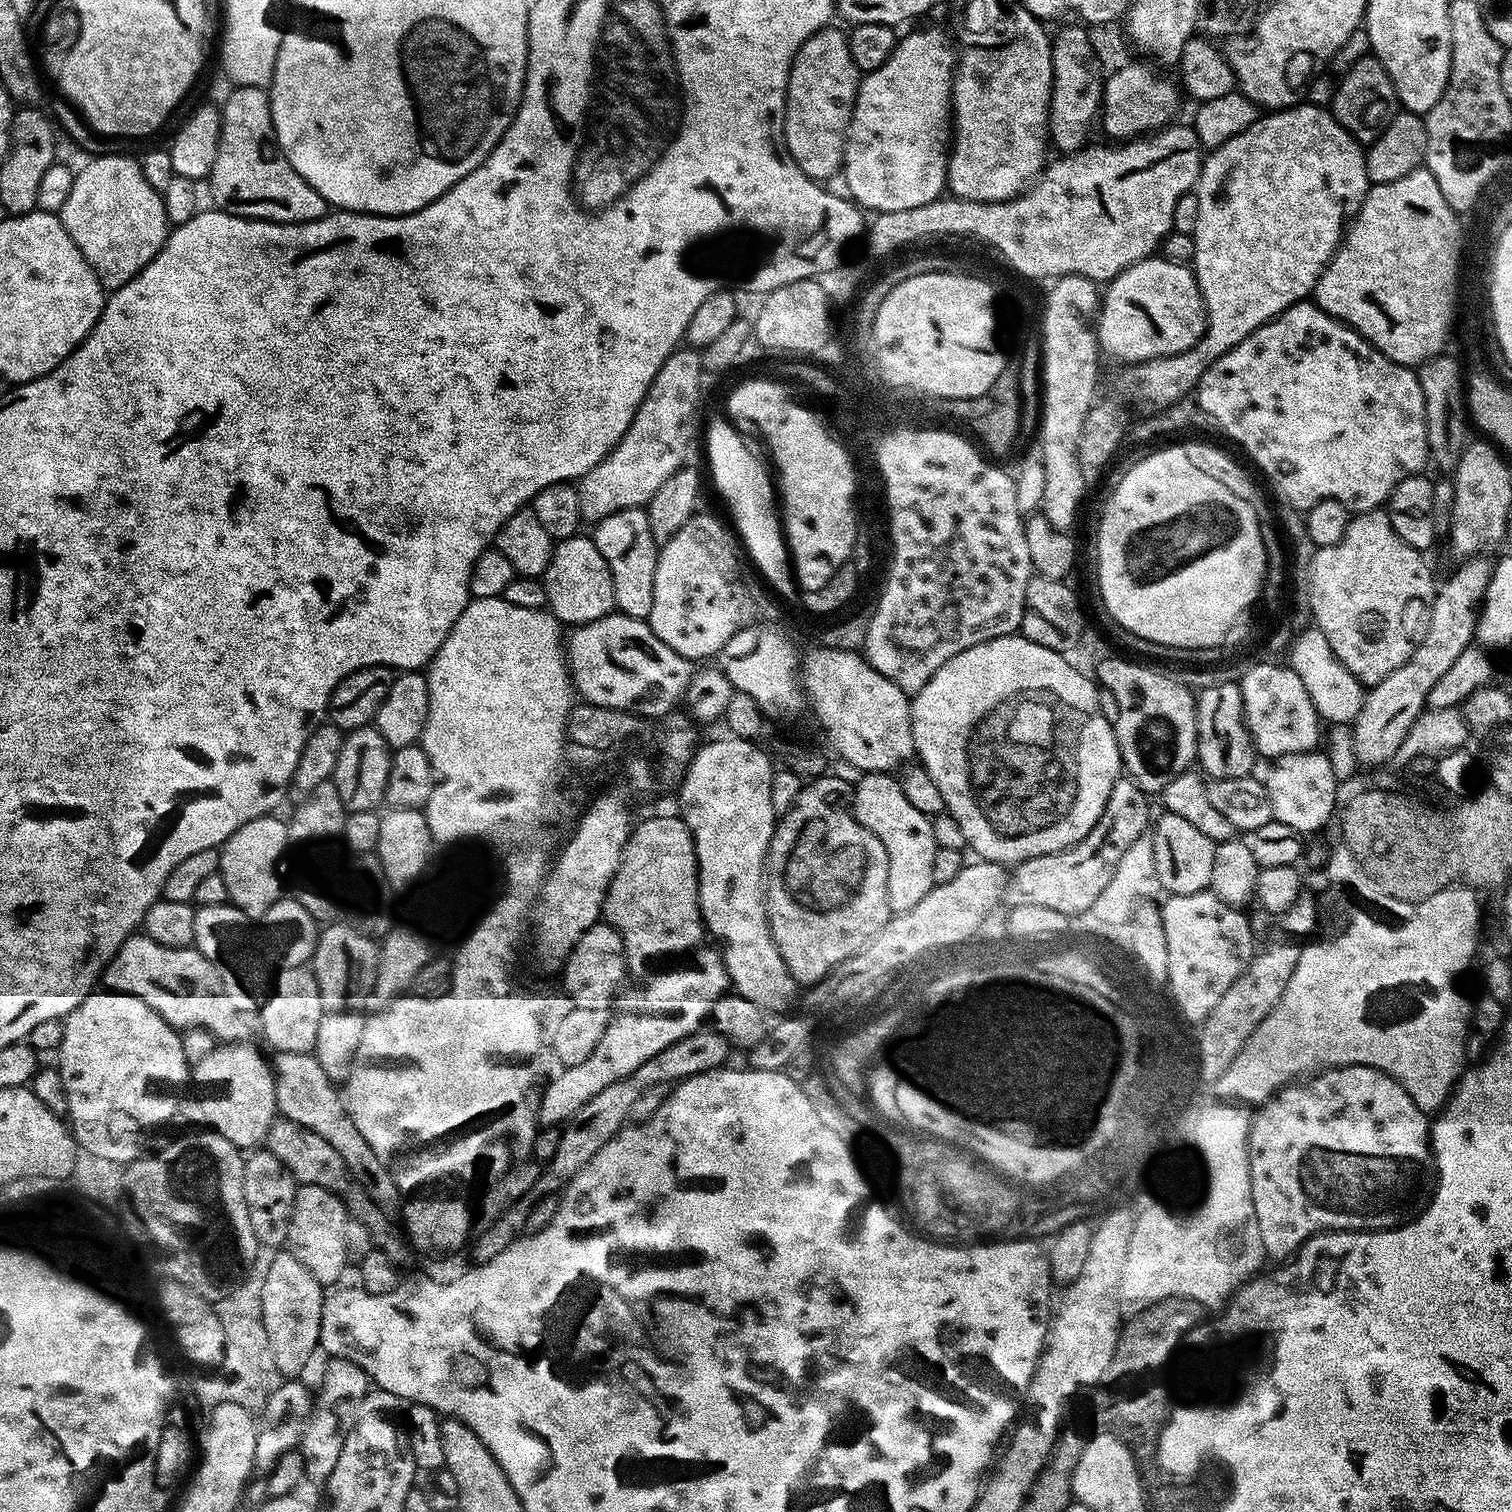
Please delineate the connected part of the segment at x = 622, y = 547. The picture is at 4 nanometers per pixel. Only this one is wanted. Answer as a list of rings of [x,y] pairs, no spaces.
[[[644,508],[618,510],[595,525],[594,539],[606,566],[610,566],[610,578],[614,578],[616,608],[635,620],[647,620],[650,606],[654,606],[654,570],[658,545],[651,534],[650,518]]]

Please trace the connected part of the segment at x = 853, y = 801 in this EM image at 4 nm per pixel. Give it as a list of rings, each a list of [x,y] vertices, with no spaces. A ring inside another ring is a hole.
[[[886,772],[861,775],[850,797],[850,811],[862,826],[866,826],[866,830],[875,834],[882,846],[886,846],[889,909],[897,913],[918,906],[918,902],[922,902],[934,887],[932,875],[937,846],[931,819],[910,804],[903,793],[901,781]]]

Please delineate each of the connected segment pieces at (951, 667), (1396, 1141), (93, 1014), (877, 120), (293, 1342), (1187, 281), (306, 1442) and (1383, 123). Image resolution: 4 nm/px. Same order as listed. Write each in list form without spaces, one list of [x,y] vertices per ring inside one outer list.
[[[1023,634],[994,638],[978,646],[970,646],[970,650],[962,650],[962,654],[950,658],[950,662],[937,670],[930,682],[926,682],[926,686],[922,686],[922,690],[915,693],[911,701],[912,733],[919,763],[928,772],[934,786],[941,791],[947,815],[952,816],[954,822],[958,822],[965,845],[969,849],[972,847],[980,855],[977,857],[981,861],[1015,866],[1030,858],[1074,847],[1078,841],[1086,838],[1086,834],[1090,834],[1090,830],[1094,830],[1098,818],[1102,818],[1102,810],[1110,798],[1114,782],[1121,779],[1122,765],[1113,721],[1108,720],[1098,706],[1097,685],[1091,679],[1088,681],[1068,659],[1065,653],[1038,646],[1027,640]]]
[[[1370,1066],[1329,1068],[1303,1083],[1281,1088],[1273,1099],[1255,1109],[1248,1134],[1248,1161],[1265,1257],[1287,1261],[1295,1257],[1305,1240],[1321,1232],[1383,1232],[1401,1223],[1400,1187],[1424,1159],[1429,1159],[1430,1120],[1412,1101],[1411,1091],[1394,1077]]]
[[[93,990],[80,1005],[71,1012],[64,1020],[64,1037],[62,1046],[58,1049],[58,1067],[62,1074],[64,1083],[64,1093],[68,1099],[67,1119],[70,1121],[70,1131],[76,1138],[76,1143],[81,1149],[90,1151],[91,1154],[98,1154],[101,1158],[108,1158],[113,1162],[122,1165],[129,1165],[145,1151],[144,1143],[148,1140],[148,1135],[155,1130],[159,1124],[164,1124],[176,1112],[176,1084],[188,1084],[190,1080],[190,1065],[186,1054],[182,1054],[181,1033],[175,1028],[171,1028],[164,1019],[146,1002],[142,1002],[133,996],[127,996],[121,992],[110,992],[107,990]]]
[[[920,28],[917,32],[912,32],[909,36],[901,35],[896,41],[896,49],[892,51],[890,58],[886,62],[882,62],[882,66],[878,70],[867,73],[861,79],[860,89],[856,95],[856,105],[852,111],[852,120],[848,123],[848,134],[844,142],[844,162],[842,171],[846,182],[850,182],[850,194],[852,200],[855,201],[861,209],[869,210],[879,214],[882,212],[893,212],[894,210],[910,210],[910,206],[922,206],[929,204],[931,200],[941,199],[942,193],[946,188],[948,179],[948,158],[950,155],[950,129],[952,123],[952,78],[957,53],[952,53],[953,45],[950,43],[950,36],[943,32],[940,28]]]
[[[280,1250],[273,1255],[270,1270],[266,1274],[266,1282],[262,1286],[262,1318],[270,1350],[274,1354],[276,1369],[281,1377],[298,1375],[307,1366],[308,1359],[318,1352],[325,1299],[325,1289],[314,1278],[314,1274],[310,1274],[310,1270],[306,1270],[306,1266],[302,1266],[302,1262],[298,1262],[298,1258],[292,1256],[291,1251]]]
[[[1163,258],[1139,260],[1137,264],[1132,264],[1115,276],[1105,288],[1108,289],[1105,292],[1103,289],[1102,303],[1099,305],[1098,319],[1094,327],[1097,345],[1107,359],[1109,356],[1110,359],[1128,366],[1143,364],[1145,360],[1162,359],[1164,356],[1188,352],[1204,336],[1208,317],[1195,271],[1189,265]]]
[[[332,1358],[324,1368],[324,1377],[320,1380],[320,1393],[314,1396],[314,1407],[304,1425],[300,1436],[298,1450],[304,1456],[304,1474],[307,1483],[323,1486],[328,1483],[330,1474],[334,1474],[334,1466],[338,1462],[338,1454],[342,1454],[344,1439],[352,1429],[354,1413],[370,1391],[370,1381],[363,1368],[352,1360]]]
[[[1367,54],[1360,60],[1354,61],[1349,70],[1339,77],[1335,85],[1330,111],[1337,122],[1346,129],[1362,146],[1375,142],[1386,130],[1386,126],[1396,117],[1398,101],[1394,82],[1390,74],[1382,66],[1382,62],[1375,56]]]

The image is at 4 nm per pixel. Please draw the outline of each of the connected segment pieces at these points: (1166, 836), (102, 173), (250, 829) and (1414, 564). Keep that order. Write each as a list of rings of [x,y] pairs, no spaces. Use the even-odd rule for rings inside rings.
[[[1164,812],[1155,817],[1151,829],[1154,842],[1154,870],[1158,870],[1158,882],[1165,893],[1181,896],[1198,894],[1205,891],[1212,883],[1214,874],[1214,850],[1216,844],[1206,834],[1202,834],[1190,822],[1178,818],[1178,814]]]
[[[100,154],[92,160],[84,169],[79,169],[74,178],[74,186],[70,186],[70,198],[66,198],[66,206],[62,206],[62,210],[58,213],[61,222],[64,224],[66,234],[70,234],[70,238],[74,238],[74,246],[78,246],[78,250],[82,250],[82,254],[86,258],[86,262],[90,262],[90,266],[96,271],[96,277],[100,279],[100,284],[106,290],[115,290],[121,288],[126,282],[130,282],[138,275],[145,266],[149,264],[155,256],[160,253],[160,247],[168,241],[168,233],[170,225],[168,215],[164,209],[164,197],[161,193],[154,190],[154,186],[150,186],[150,182],[146,182],[146,178],[142,178],[142,170],[140,169],[139,159],[128,156],[116,156],[117,154]]]
[[[269,814],[243,824],[219,849],[220,873],[226,882],[229,901],[236,904],[238,910],[242,910],[242,914],[249,918],[263,918],[274,901],[281,899],[283,892],[280,891],[284,888],[284,880],[280,877],[280,863],[283,862],[288,848],[290,849],[290,841],[287,823],[283,819],[280,821],[276,814]]]
[[[1377,510],[1353,515],[1349,519],[1348,529],[1342,538],[1342,542],[1338,542],[1334,546],[1316,548],[1312,554],[1312,561],[1306,566],[1309,604],[1307,607],[1310,609],[1311,619],[1314,621],[1315,627],[1319,628],[1320,633],[1326,638],[1326,642],[1330,642],[1330,650],[1339,658],[1342,666],[1346,666],[1346,670],[1350,670],[1350,674],[1354,674],[1354,678],[1362,686],[1371,686],[1382,682],[1382,678],[1386,678],[1391,672],[1398,670],[1398,666],[1402,666],[1411,658],[1416,647],[1422,642],[1422,638],[1428,633],[1428,623],[1432,613],[1432,599],[1436,597],[1437,585],[1432,584],[1432,572],[1428,569],[1427,562],[1420,556],[1423,556],[1421,549],[1410,546],[1396,533],[1387,511]]]

